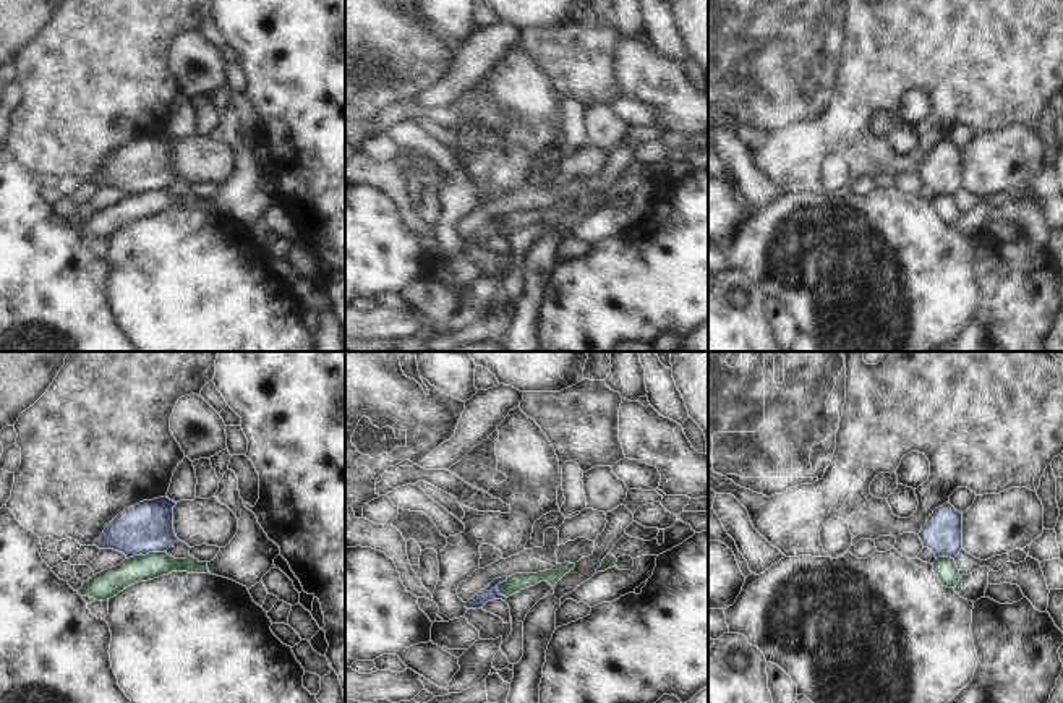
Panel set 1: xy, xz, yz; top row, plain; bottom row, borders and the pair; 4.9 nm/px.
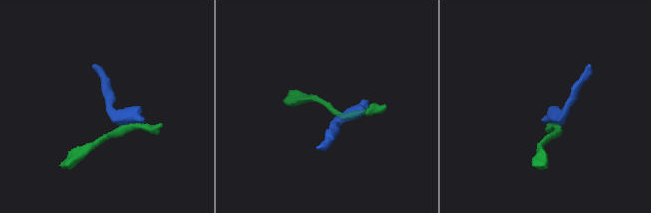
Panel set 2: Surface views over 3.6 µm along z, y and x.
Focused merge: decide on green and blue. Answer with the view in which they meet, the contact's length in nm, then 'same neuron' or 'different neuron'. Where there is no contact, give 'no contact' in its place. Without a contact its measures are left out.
meets green in xy; contact 200 nm long; different neuron

